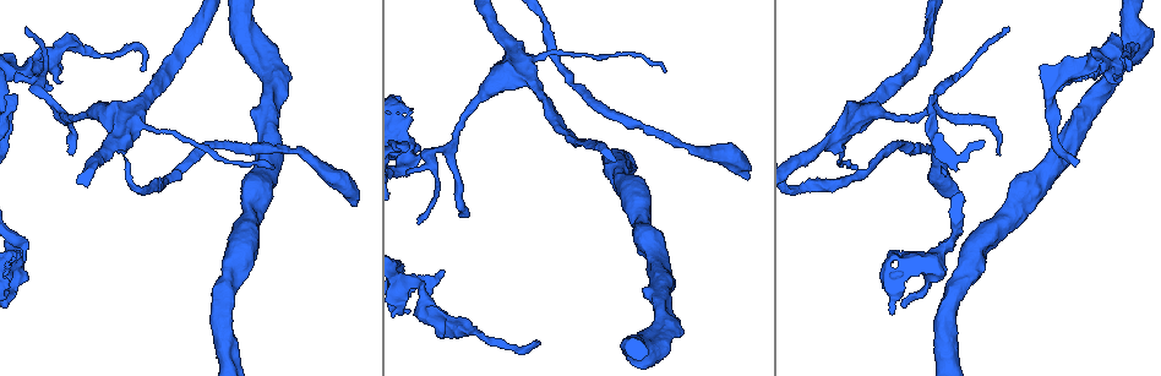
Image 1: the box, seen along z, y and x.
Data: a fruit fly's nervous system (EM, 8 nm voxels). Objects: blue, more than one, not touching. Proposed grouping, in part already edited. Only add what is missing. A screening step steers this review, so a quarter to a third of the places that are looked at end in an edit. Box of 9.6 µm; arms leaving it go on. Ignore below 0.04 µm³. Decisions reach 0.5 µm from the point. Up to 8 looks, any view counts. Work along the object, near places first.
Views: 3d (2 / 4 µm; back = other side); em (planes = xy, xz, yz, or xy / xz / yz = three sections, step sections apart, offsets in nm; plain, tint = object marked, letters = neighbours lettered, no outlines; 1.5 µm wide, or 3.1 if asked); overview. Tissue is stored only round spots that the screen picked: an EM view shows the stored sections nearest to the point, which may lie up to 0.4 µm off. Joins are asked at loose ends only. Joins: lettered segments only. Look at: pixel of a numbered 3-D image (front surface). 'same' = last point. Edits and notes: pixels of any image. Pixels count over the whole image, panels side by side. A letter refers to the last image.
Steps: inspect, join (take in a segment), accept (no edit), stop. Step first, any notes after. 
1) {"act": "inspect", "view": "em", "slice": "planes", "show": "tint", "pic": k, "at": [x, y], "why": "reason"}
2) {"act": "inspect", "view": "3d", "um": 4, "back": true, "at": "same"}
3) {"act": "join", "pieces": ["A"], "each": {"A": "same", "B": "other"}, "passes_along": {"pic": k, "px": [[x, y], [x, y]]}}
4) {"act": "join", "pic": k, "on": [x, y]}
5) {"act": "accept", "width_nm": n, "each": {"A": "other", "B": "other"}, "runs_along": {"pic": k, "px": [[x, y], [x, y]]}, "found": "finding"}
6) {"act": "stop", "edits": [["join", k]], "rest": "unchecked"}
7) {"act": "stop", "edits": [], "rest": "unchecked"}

{"act": "inspect", "view": "3d", "um": 2, "pic": 1, "at": [745, 178], "why": "stops while still wide"}

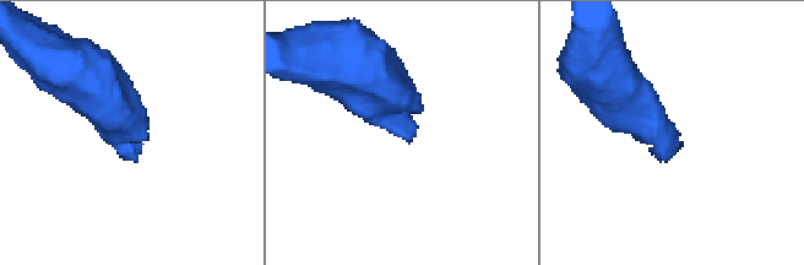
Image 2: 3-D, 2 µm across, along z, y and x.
{"act": "inspect", "view": "em", "slice": "yz", "step": 4, "show": "letters", "pic": 2, "at": [668, 157]}

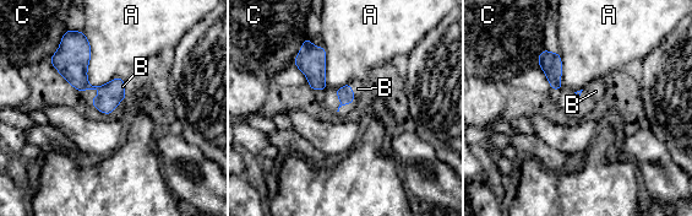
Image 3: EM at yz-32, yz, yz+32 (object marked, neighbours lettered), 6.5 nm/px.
{"act": "join", "pieces": ["B"], "each": {"A": "other", "B": "same", "C": "other"}, "found": "the cell continues"}

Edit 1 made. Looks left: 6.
{"act": "inspect", "view": "em", "slice": "planes", "show": "letters", "pic": 1, "at": [28, 29], "why": "thin end"}

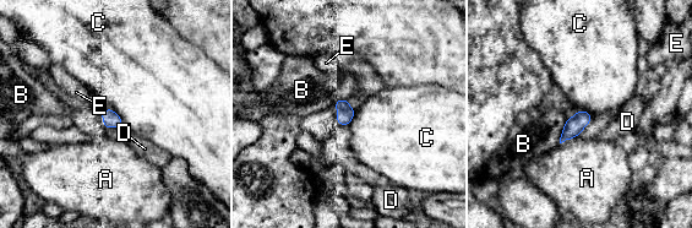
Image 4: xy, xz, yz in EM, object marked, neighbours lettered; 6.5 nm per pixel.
{"act": "accept", "each": {"A": "other", "B": "other", "C": "other", "D": "other", "E": "other"}, "border": {"pic": 4, "px": [[108, 108], [123, 123]]}, "found": "no lettered segment goes on from it"}

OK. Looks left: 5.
{"act": "inspect", "view": "em", "slice": "planes", "show": "letters", "pic": 1, "at": [459, 212], "why": "tapers out"}

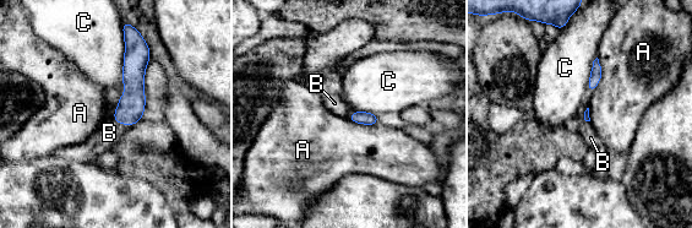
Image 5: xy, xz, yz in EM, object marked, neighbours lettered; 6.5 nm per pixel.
{"act": "join", "pieces": ["B"], "each": {"A": "other", "B": "same", "C": "other"}, "passes_along": {"pic": 5, "px": [[131, 106], [114, 118], [109, 132]]}, "found": "the cell continues"}

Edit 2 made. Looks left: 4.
{"act": "inspect", "view": "em", "slice": "planes", "show": "letters", "pic": 1, "at": [142, 69], "why": "thin end"}

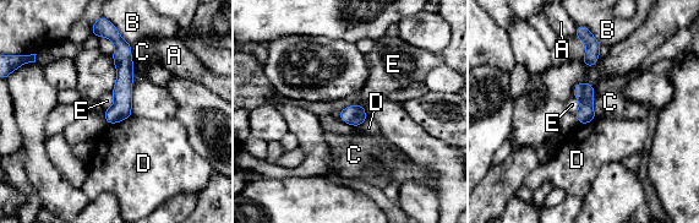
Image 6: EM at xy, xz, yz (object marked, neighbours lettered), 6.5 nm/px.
{"act": "accept", "each": {"A": "other", "B": "other", "C": "other", "D": "other", "E": "other"}, "found": "no lettered segment goes on from it"}

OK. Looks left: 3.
{"act": "stop", "edits": [["join", 3], ["join", 5]], "rest": "unchecked"}

